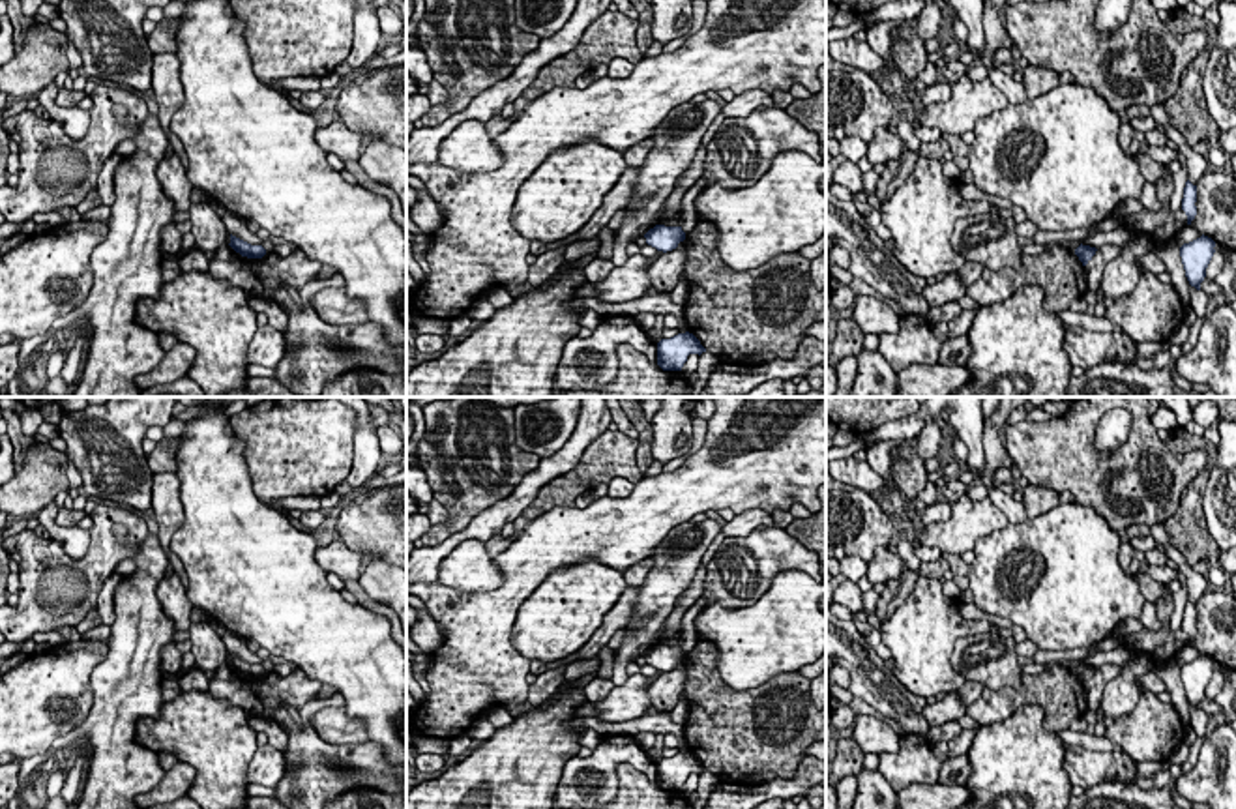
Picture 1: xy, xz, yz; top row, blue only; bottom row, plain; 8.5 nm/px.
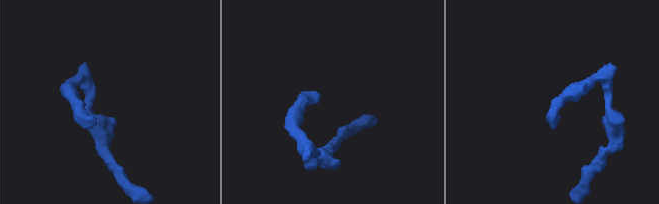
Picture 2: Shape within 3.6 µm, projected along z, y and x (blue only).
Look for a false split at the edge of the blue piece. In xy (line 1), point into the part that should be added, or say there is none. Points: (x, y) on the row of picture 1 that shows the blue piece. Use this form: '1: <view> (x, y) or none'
1: none

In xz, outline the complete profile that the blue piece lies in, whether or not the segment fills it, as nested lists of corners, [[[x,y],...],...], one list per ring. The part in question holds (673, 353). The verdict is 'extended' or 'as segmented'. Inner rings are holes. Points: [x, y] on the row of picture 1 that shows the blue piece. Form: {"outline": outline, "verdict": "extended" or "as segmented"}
{"outline": [[[678,333],[657,343],[657,365],[663,371],[682,371],[689,354],[700,356],[702,352],[706,352],[706,348],[693,333]]], "verdict": "as segmented"}

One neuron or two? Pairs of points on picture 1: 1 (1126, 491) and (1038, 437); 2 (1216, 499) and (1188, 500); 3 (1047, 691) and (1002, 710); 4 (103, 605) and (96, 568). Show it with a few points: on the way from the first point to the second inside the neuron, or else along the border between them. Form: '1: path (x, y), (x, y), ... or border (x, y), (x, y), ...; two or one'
1: path (1120, 467), (1077, 467), (1066, 459); one
2: border (1216, 461), (1203, 497), (1205, 527), (1214, 542); two
3: path (1036, 691), (1014, 699); one
4: border (115, 570), (100, 585), (94, 607); two

